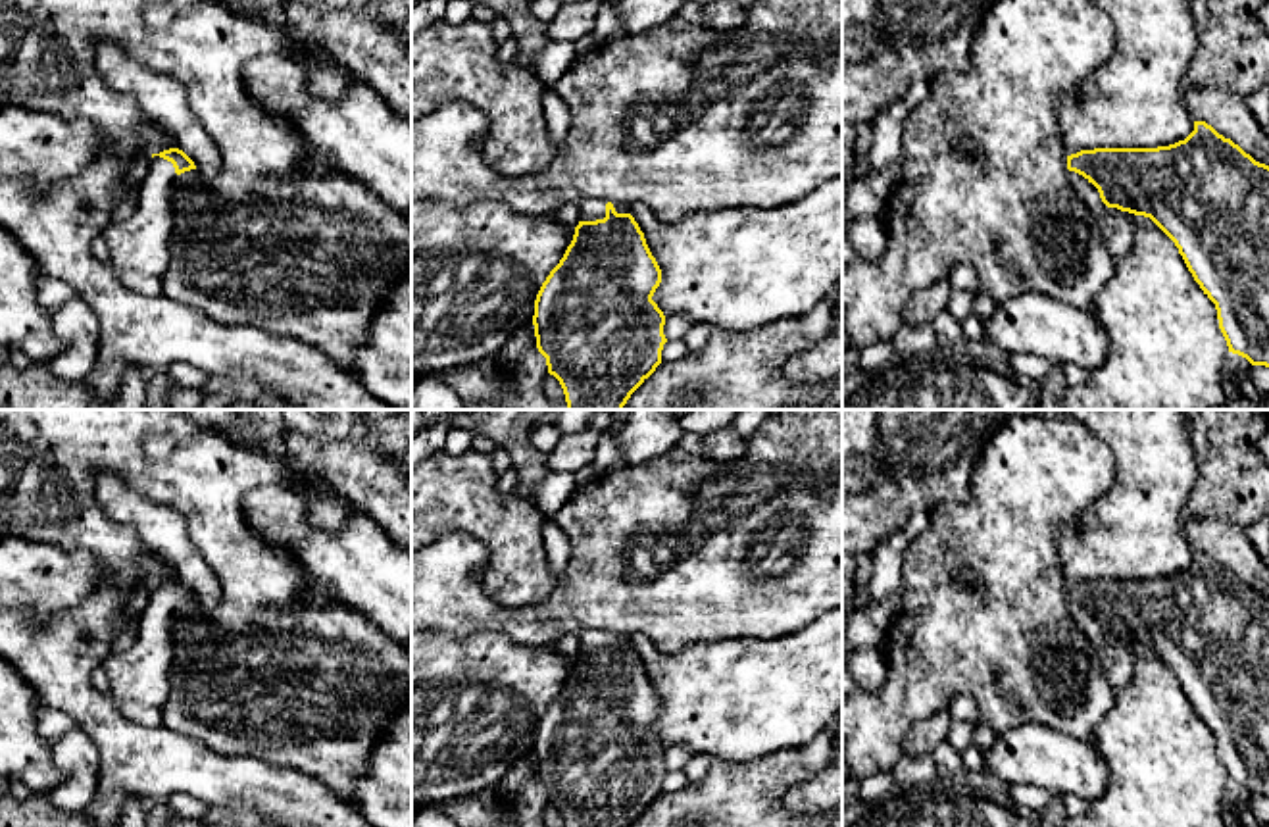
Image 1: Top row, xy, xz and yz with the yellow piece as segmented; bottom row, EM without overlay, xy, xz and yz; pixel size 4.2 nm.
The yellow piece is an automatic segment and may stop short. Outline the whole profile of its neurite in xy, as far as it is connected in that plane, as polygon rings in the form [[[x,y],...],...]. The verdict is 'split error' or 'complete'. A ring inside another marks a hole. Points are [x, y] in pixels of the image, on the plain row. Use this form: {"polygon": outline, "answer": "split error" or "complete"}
{"polygon": [[[179,579],[152,585],[148,604],[138,617],[135,642],[108,652],[102,669],[110,679],[112,700],[162,708],[171,692],[169,667],[175,660],[175,625],[194,617],[202,604]]], "answer": "split error"}

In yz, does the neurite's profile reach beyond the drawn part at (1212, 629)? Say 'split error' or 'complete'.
split error

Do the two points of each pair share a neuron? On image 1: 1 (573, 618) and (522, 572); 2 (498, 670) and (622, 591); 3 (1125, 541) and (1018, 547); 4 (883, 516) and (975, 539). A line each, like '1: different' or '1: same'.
1: different
2: different
3: different
4: different

